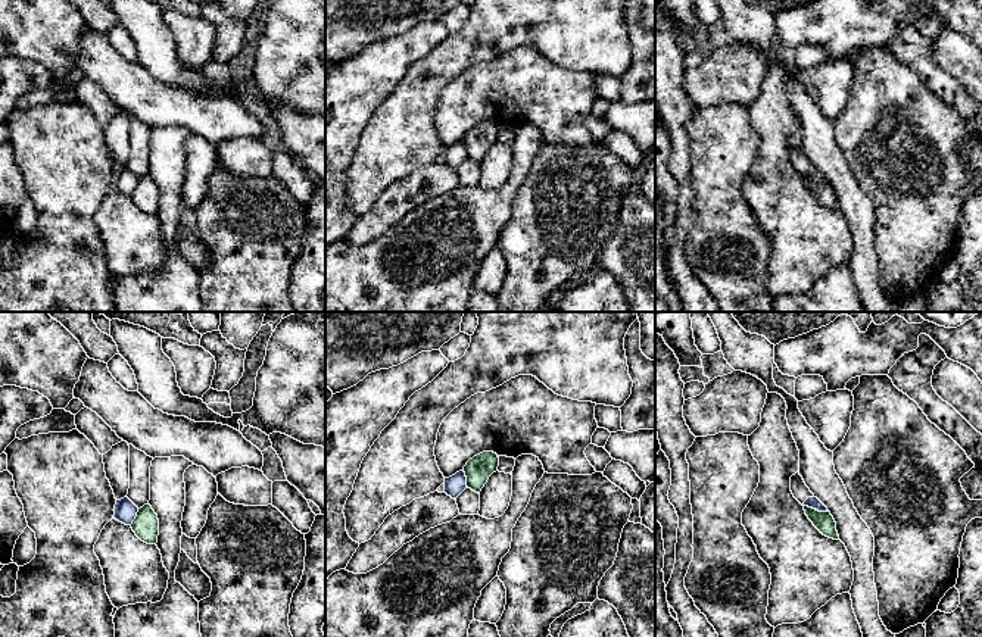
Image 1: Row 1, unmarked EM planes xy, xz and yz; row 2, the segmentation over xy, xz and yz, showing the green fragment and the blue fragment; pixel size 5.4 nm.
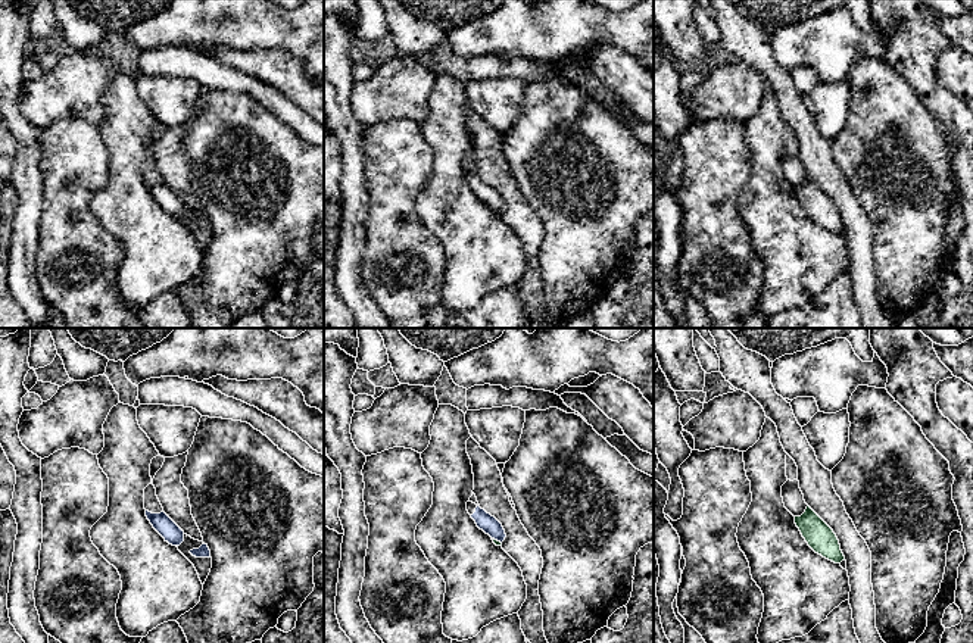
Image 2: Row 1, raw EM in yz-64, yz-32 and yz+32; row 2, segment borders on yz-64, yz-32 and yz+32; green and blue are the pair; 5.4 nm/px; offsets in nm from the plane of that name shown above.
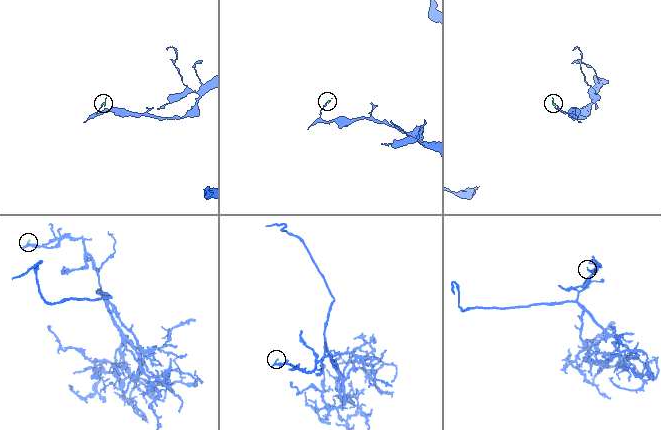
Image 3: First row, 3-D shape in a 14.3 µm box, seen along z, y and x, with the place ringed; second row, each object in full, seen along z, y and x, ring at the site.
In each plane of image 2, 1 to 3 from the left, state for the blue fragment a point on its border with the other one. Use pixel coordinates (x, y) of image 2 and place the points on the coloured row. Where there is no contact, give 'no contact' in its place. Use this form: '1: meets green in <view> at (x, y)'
1: no contact
2: meets green in yz-32 at (496, 540)
3: no contact

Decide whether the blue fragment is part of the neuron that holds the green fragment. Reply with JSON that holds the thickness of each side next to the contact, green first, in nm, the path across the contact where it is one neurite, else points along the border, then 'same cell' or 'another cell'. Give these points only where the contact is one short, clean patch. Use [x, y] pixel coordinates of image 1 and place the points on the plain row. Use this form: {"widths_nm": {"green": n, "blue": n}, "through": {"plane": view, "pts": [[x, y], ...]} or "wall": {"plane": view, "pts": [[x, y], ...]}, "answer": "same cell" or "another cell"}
{"widths_nm": {"green": 110, "blue": 70}, "wall": {"plane": "yz", "pts": [[804, 175], [828, 183]]}, "answer": "another cell"}

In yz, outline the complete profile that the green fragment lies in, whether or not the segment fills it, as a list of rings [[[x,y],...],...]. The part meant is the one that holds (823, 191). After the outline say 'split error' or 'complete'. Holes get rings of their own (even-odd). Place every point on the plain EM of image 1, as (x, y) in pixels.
[[[804,177],[805,185],[813,193],[813,196],[826,207],[839,210],[836,202],[836,193],[830,182],[819,182],[813,178]]] | complete

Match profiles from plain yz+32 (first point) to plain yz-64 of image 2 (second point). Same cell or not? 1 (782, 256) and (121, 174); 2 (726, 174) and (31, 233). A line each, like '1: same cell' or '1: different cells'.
1: same cell
2: different cells

